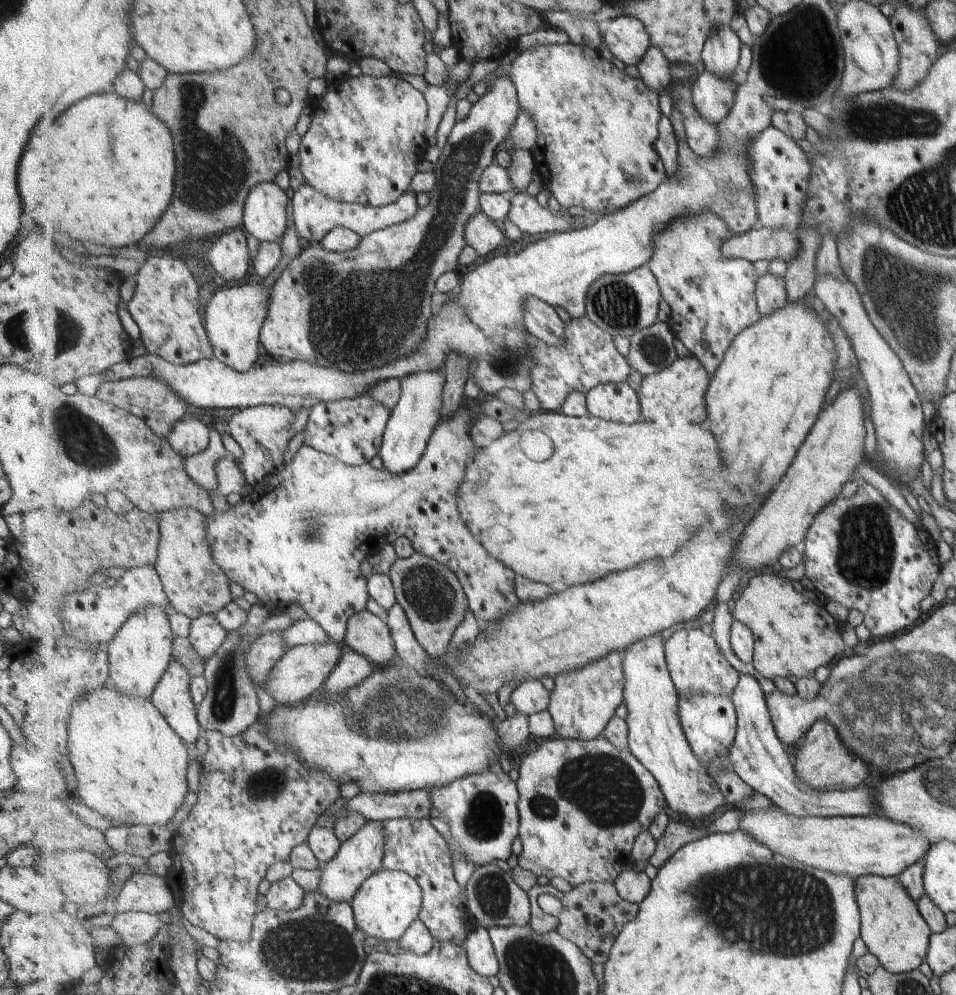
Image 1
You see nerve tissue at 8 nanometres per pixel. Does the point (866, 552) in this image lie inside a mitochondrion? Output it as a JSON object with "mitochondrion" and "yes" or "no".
{"mitochondrion":"yes"}

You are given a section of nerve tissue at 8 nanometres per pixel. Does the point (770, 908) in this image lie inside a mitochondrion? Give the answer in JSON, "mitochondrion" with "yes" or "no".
{"mitochondrion":"yes"}

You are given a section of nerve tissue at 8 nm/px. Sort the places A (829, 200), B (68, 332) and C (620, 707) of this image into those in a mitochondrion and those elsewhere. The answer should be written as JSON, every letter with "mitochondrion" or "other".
{"A":"other","B":"mitochondrion","C":"other"}

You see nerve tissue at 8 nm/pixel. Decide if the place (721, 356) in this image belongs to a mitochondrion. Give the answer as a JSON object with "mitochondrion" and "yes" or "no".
{"mitochondrion":"no"}

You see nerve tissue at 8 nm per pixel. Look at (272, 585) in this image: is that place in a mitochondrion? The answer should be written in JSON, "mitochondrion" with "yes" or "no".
{"mitochondrion":"no"}

